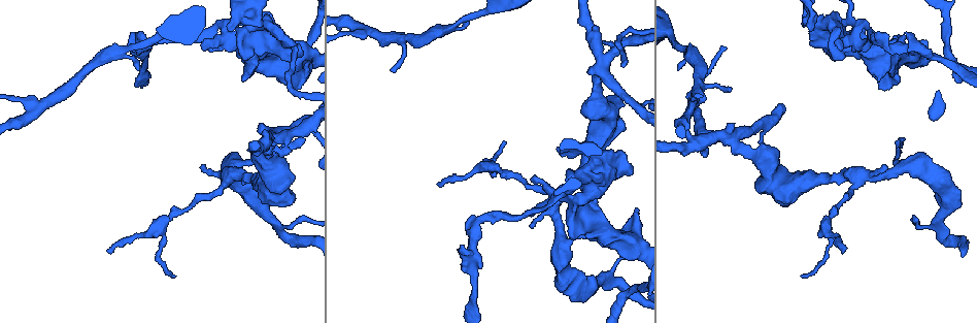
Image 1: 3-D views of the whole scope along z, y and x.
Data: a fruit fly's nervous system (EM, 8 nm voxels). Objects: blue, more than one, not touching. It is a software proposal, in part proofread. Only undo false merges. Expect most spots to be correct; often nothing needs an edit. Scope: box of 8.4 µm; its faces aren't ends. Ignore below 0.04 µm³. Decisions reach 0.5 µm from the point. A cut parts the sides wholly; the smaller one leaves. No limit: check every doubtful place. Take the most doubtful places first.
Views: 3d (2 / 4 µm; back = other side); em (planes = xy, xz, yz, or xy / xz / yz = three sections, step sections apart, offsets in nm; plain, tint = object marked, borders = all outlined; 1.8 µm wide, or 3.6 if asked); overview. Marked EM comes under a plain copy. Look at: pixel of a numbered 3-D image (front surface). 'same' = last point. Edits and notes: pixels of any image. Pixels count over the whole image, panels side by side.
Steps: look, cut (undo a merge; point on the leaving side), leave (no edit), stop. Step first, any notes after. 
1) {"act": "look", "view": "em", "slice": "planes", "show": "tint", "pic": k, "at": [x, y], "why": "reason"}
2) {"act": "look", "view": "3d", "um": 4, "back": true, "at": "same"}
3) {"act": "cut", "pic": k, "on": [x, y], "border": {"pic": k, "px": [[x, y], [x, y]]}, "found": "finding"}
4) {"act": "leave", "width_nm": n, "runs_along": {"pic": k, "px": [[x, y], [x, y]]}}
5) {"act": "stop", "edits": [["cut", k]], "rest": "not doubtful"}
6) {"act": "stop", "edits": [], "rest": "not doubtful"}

{"act": "look", "view": "3d", "um": 2, "back": true, "pic": 1, "at": [603, 63], "why": "looks like a crossing"}

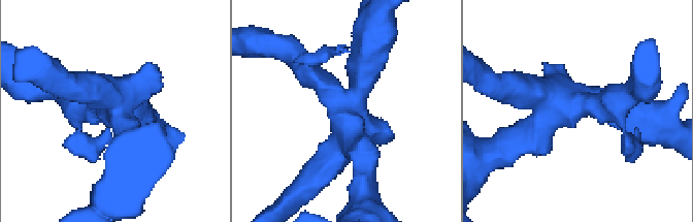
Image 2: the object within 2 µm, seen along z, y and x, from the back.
{"act": "look", "view": "em", "slice": "planes", "show": "tint", "pic": 2, "at": [584, 107], "why": "shape alone is not enough"}

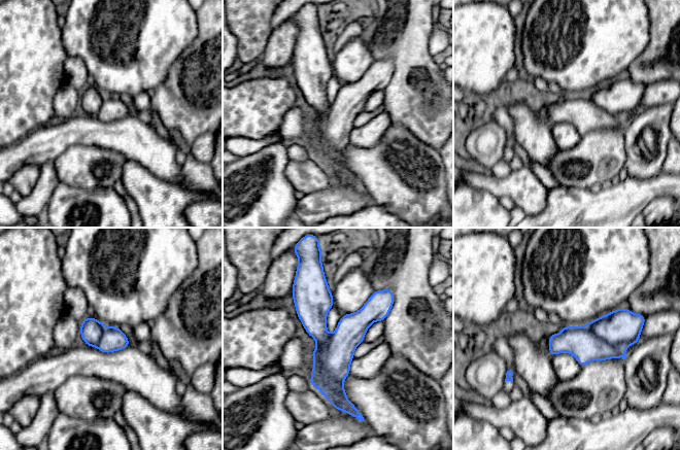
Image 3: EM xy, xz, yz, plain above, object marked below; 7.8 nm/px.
{"act": "cut", "pic": 3, "on": [334, 391], "width_nm": 200, "part_leaving": {"pic": 3, "px": [[322, 283], [318, 375], [348, 404]]}, "found": "two neurons meet here"}

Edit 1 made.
{"act": "look", "view": "overview"}

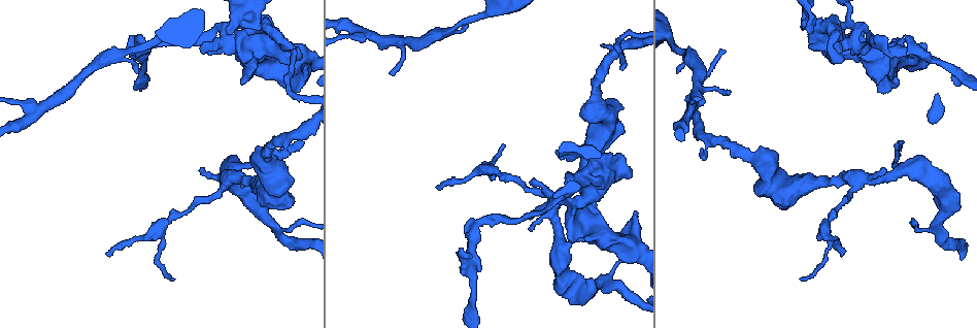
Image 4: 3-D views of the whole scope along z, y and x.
{"act": "look", "view": "3d", "um": 2, "back": true, "pic": 4, "at": [572, 204], "why": "narrows sharply"}

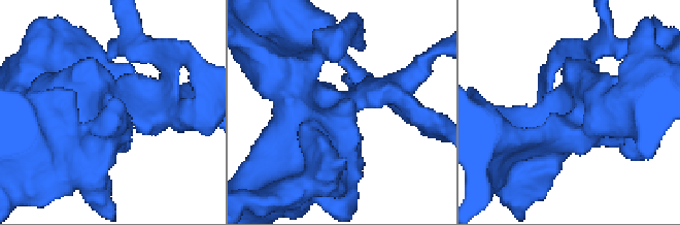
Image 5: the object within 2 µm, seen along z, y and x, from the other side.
{"act": "look", "view": "em", "slice": "yz", "step": 4, "show": "tint", "pic": 5, "at": [342, 112]}

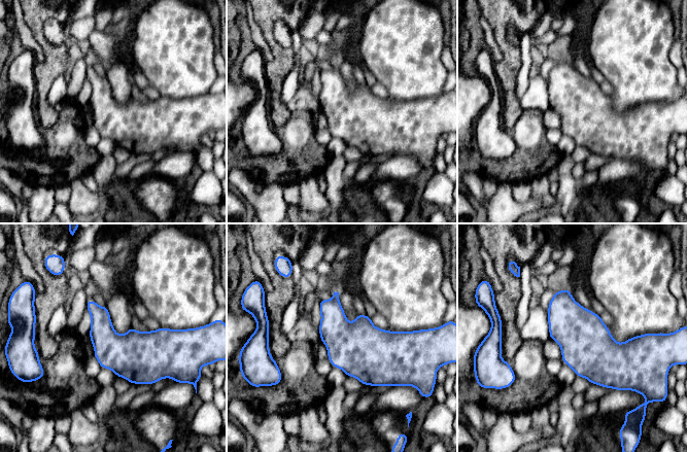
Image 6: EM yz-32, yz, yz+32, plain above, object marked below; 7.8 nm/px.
{"act": "leave", "found": "one neuron here"}

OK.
{"act": "look", "view": "em", "slice": "yz", "step": 4, "show": "tint", "pic": 4, "at": [267, 58], "why": "branch point"}

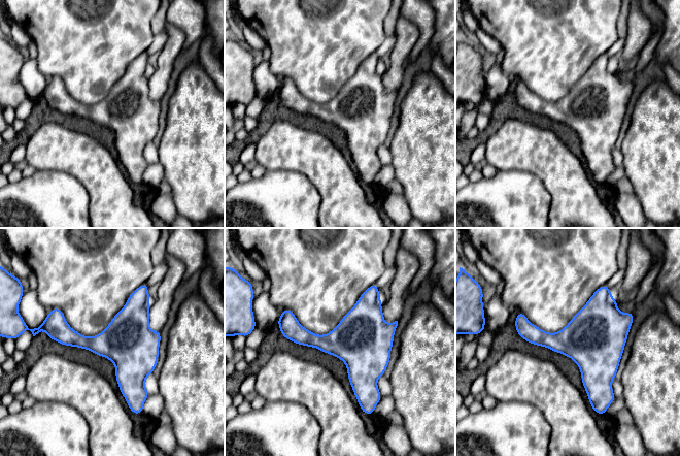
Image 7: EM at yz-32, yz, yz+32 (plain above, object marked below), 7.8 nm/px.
{"act": "leave", "found": "continuous, no second neuron"}

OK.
{"act": "look", "view": "em", "slice": "planes", "show": "tint", "pic": 4, "at": [368, 36], "why": "a fork"}

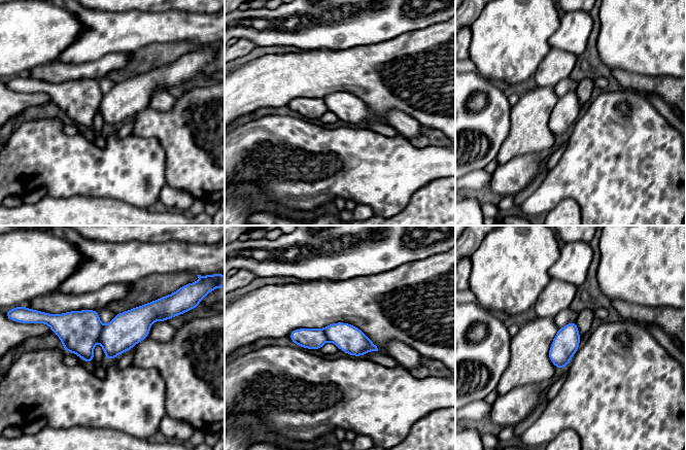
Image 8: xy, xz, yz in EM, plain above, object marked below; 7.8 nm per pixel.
{"act": "cut", "pic": 8, "on": [78, 331], "border": {"pic": 8, "px": [[103, 326], [98, 339]]}, "found": "a second neuron is stuck on"}

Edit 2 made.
{"act": "look", "view": "em", "slice": "planes", "show": "borders", "pic": 4, "at": [267, 39], "why": "sudden change in width"}

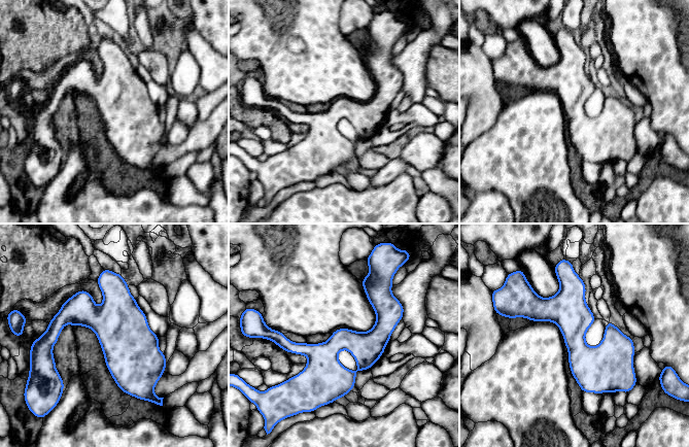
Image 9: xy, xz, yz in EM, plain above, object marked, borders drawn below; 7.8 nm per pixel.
{"act": "leave", "found": "continuous, no second neuron"}

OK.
{"act": "stop", "edits": [["cut", 3], ["cut", 8]], "rest": "not doubtful"}

